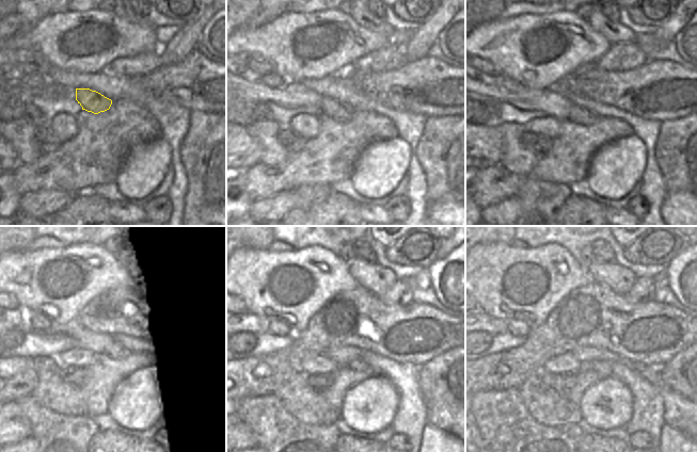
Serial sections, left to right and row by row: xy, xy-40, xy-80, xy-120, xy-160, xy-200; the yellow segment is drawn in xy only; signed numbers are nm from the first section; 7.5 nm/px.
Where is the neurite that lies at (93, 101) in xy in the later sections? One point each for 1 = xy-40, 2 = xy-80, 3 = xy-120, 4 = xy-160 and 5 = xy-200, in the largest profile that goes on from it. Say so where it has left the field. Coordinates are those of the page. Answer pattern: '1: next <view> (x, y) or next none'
1: next xy-40 (341, 111)
2: next xy-80 (577, 114)
3: next xy-120 (130, 365)
4: next xy-160 (359, 365)
5: next xy-200 (604, 368)

